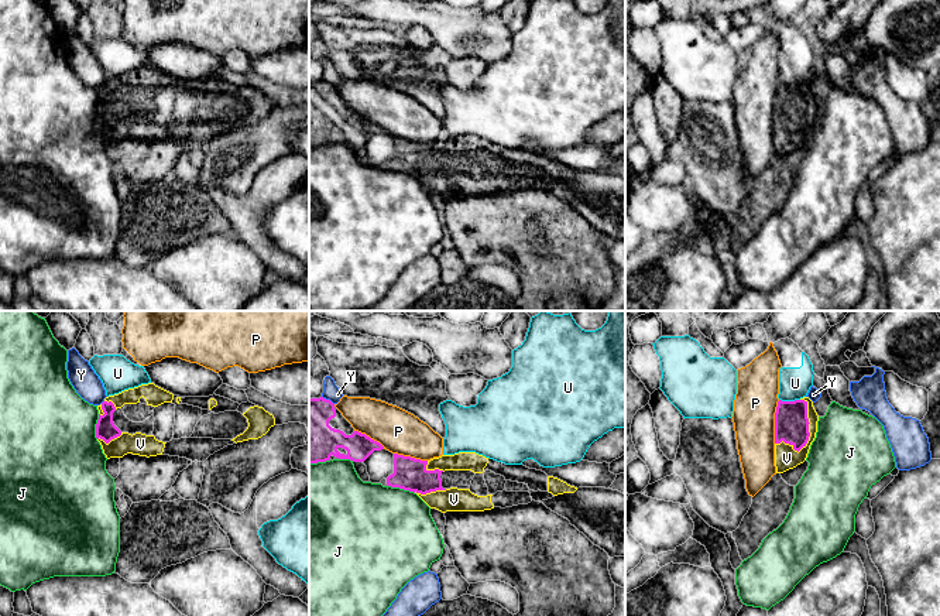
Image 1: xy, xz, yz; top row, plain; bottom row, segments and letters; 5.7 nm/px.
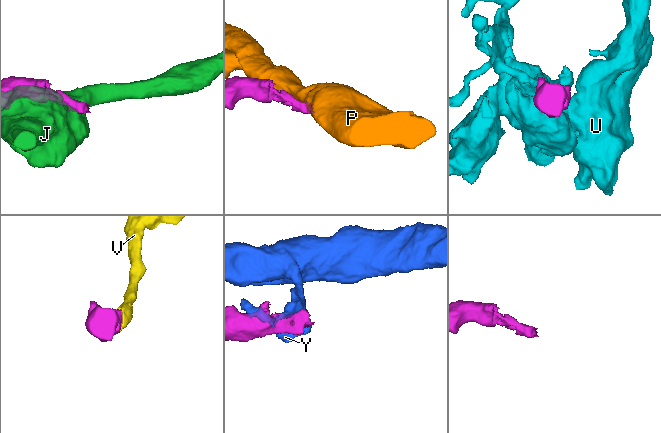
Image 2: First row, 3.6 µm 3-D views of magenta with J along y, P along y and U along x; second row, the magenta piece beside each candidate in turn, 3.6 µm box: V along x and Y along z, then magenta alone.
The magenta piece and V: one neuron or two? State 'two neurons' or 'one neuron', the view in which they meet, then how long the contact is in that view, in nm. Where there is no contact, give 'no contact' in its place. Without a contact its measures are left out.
one neuron; meets magenta in yz; contact 320 nm long

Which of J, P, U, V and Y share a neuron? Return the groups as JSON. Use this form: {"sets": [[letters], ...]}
{"sets": [["J"], ["P"], ["U"], ["V"], ["Y"]]}

